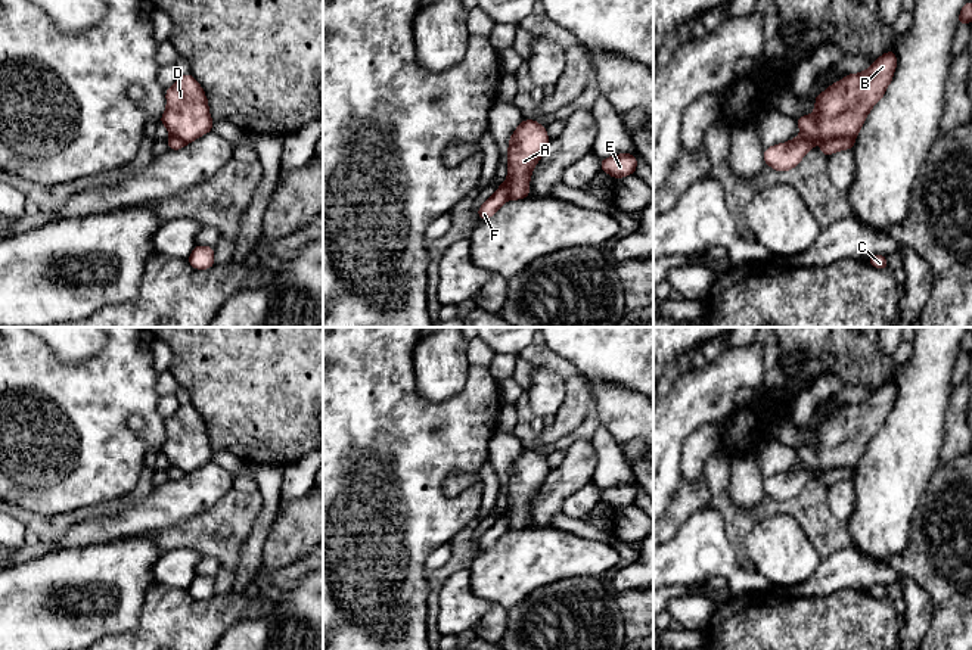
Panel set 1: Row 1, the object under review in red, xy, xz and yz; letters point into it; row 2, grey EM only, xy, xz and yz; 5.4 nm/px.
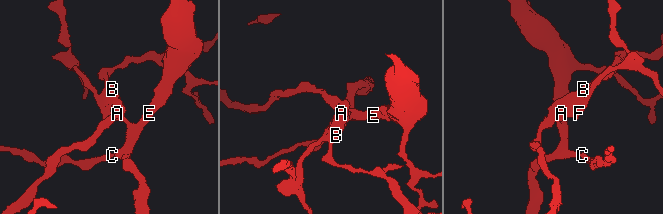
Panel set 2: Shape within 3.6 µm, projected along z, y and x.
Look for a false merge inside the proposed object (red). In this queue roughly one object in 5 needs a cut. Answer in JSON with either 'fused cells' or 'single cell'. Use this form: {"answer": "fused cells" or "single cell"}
{"answer": "single cell"}

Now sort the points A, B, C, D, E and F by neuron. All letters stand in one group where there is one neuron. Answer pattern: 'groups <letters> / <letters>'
groups A B C D E F

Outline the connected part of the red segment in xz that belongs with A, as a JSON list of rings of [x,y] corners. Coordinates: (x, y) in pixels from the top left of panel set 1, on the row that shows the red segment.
[[[524,119],[509,139],[507,178],[496,193],[484,200],[478,209],[478,220],[491,218],[501,205],[530,196],[530,180],[534,167],[541,159],[550,139],[546,127],[534,119]]]

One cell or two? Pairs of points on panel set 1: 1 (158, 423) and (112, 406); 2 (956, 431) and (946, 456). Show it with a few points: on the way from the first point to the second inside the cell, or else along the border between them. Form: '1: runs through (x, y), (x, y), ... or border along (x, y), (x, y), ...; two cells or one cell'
1: runs through (146, 411), (140, 406), (124, 406); one cell
2: runs through (956, 437), (956, 442), (950, 450); one cell

